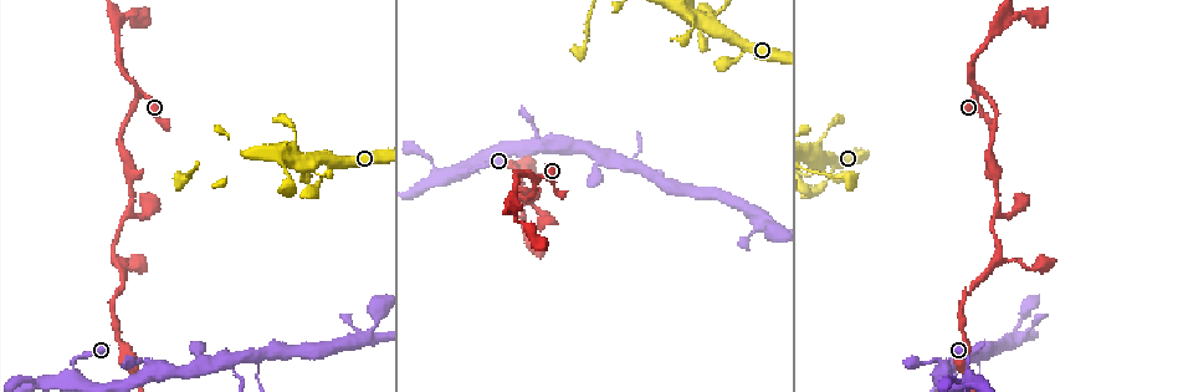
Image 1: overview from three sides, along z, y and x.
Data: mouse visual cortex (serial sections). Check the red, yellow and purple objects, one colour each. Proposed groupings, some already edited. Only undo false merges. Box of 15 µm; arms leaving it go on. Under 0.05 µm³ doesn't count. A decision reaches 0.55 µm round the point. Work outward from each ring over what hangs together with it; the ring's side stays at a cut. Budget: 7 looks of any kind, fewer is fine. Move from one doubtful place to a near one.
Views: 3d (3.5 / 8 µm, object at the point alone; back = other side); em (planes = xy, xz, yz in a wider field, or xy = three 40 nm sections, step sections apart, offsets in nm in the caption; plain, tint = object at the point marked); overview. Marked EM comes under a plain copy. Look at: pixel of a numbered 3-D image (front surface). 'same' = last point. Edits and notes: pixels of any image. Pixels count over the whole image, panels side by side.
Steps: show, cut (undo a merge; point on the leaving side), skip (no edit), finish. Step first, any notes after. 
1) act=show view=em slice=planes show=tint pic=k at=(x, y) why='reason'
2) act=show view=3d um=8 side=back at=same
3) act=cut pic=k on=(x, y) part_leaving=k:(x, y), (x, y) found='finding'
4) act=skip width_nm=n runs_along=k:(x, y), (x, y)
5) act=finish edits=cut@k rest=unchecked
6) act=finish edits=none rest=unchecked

act=show view=3d um=8 pic=1 at=(984, 95) why='three-way junction'

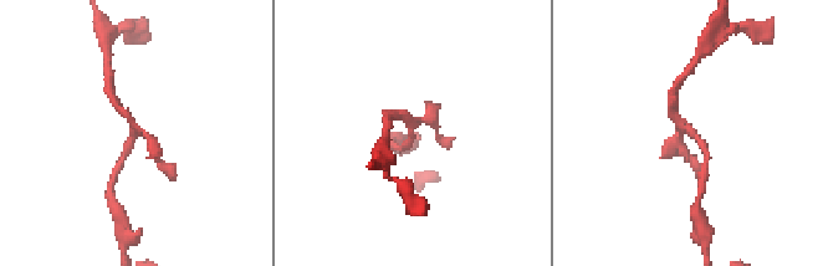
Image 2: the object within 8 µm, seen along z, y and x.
act=show view=em slice=xy step=3 show=tint pic=2 at=(131, 133)

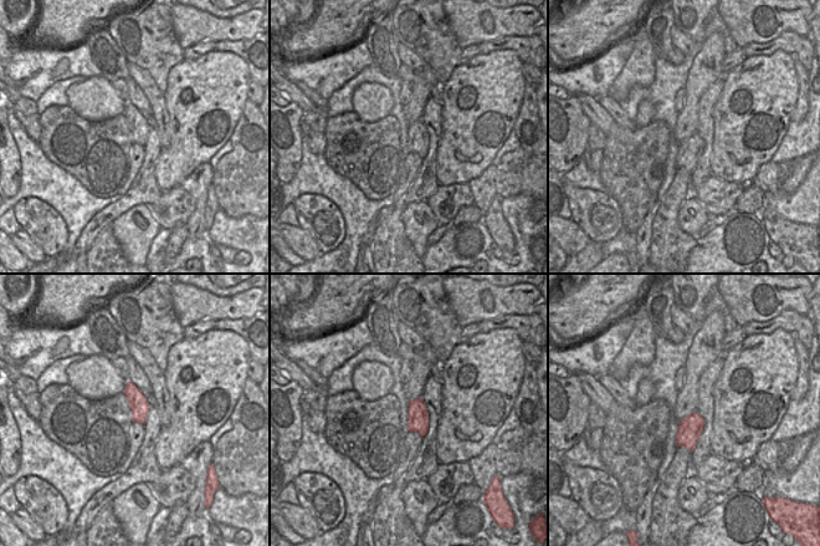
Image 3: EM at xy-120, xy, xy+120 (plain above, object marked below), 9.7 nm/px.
act=skip arms=3 arm_widths_nm=200,200,300 runs_along=2:(434, 114), (415, 124), (400, 149) found='continuous, no second cell'

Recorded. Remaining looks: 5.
act=show view=3d um=3.5 pic=1 at=(148, 201) why='abrupt turn'

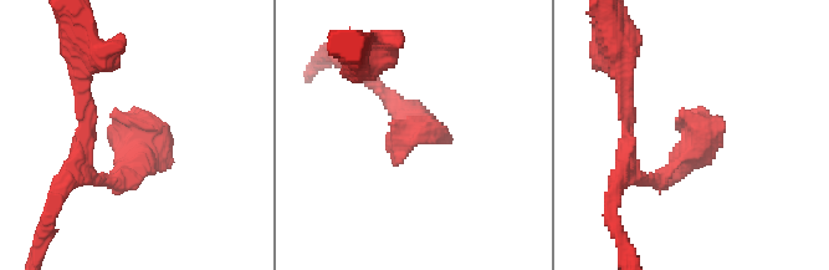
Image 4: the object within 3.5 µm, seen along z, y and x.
act=show view=em slice=xy step=2 show=tint pic=4 at=(696, 129) why='need the tissue'

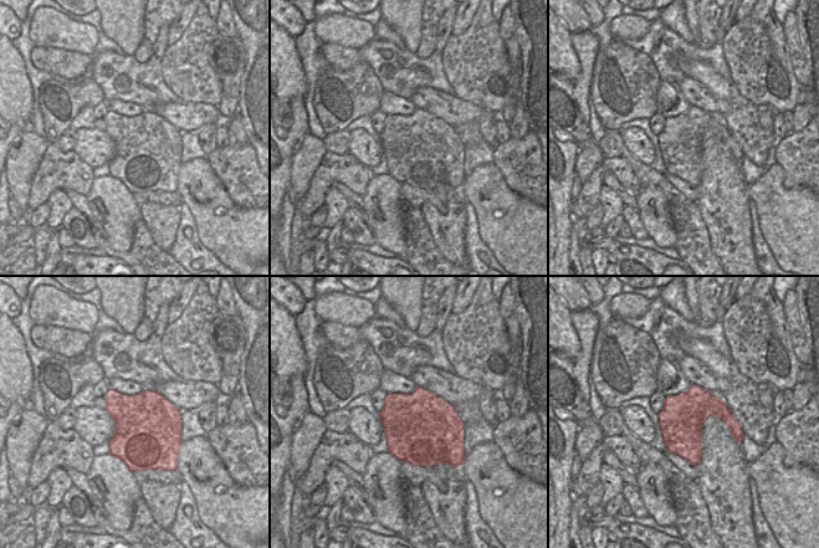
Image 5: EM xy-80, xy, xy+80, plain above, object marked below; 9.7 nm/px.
act=skip runs_along=4:(658, 182), (692, 143), (682, 110) found='one cell here'

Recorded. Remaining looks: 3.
act=show view=3d um=3.5 pic=1 at=(112, 256) why='branch point'

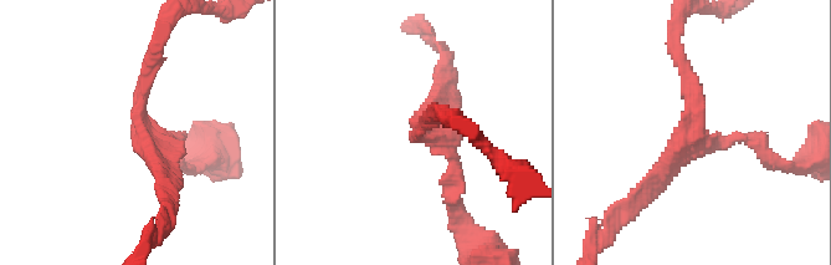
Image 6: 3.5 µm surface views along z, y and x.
act=show view=em slice=xy step=2 show=tint pic=6 at=(145, 127) arms=3 arm_widths_nm=150,200,200 why='now the EM'

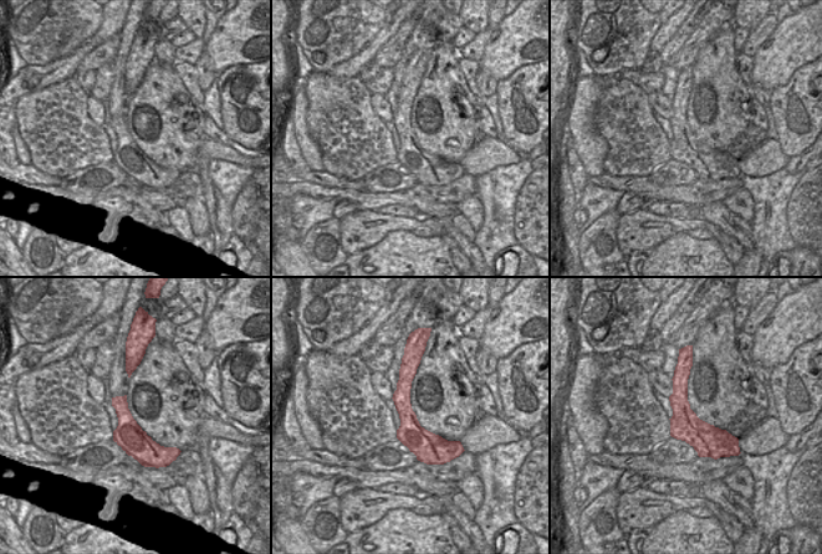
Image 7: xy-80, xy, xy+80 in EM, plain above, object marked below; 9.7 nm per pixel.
act=skip found='continuous, no second cell'

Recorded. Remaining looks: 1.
act=finish edits=none rest=unchecked

